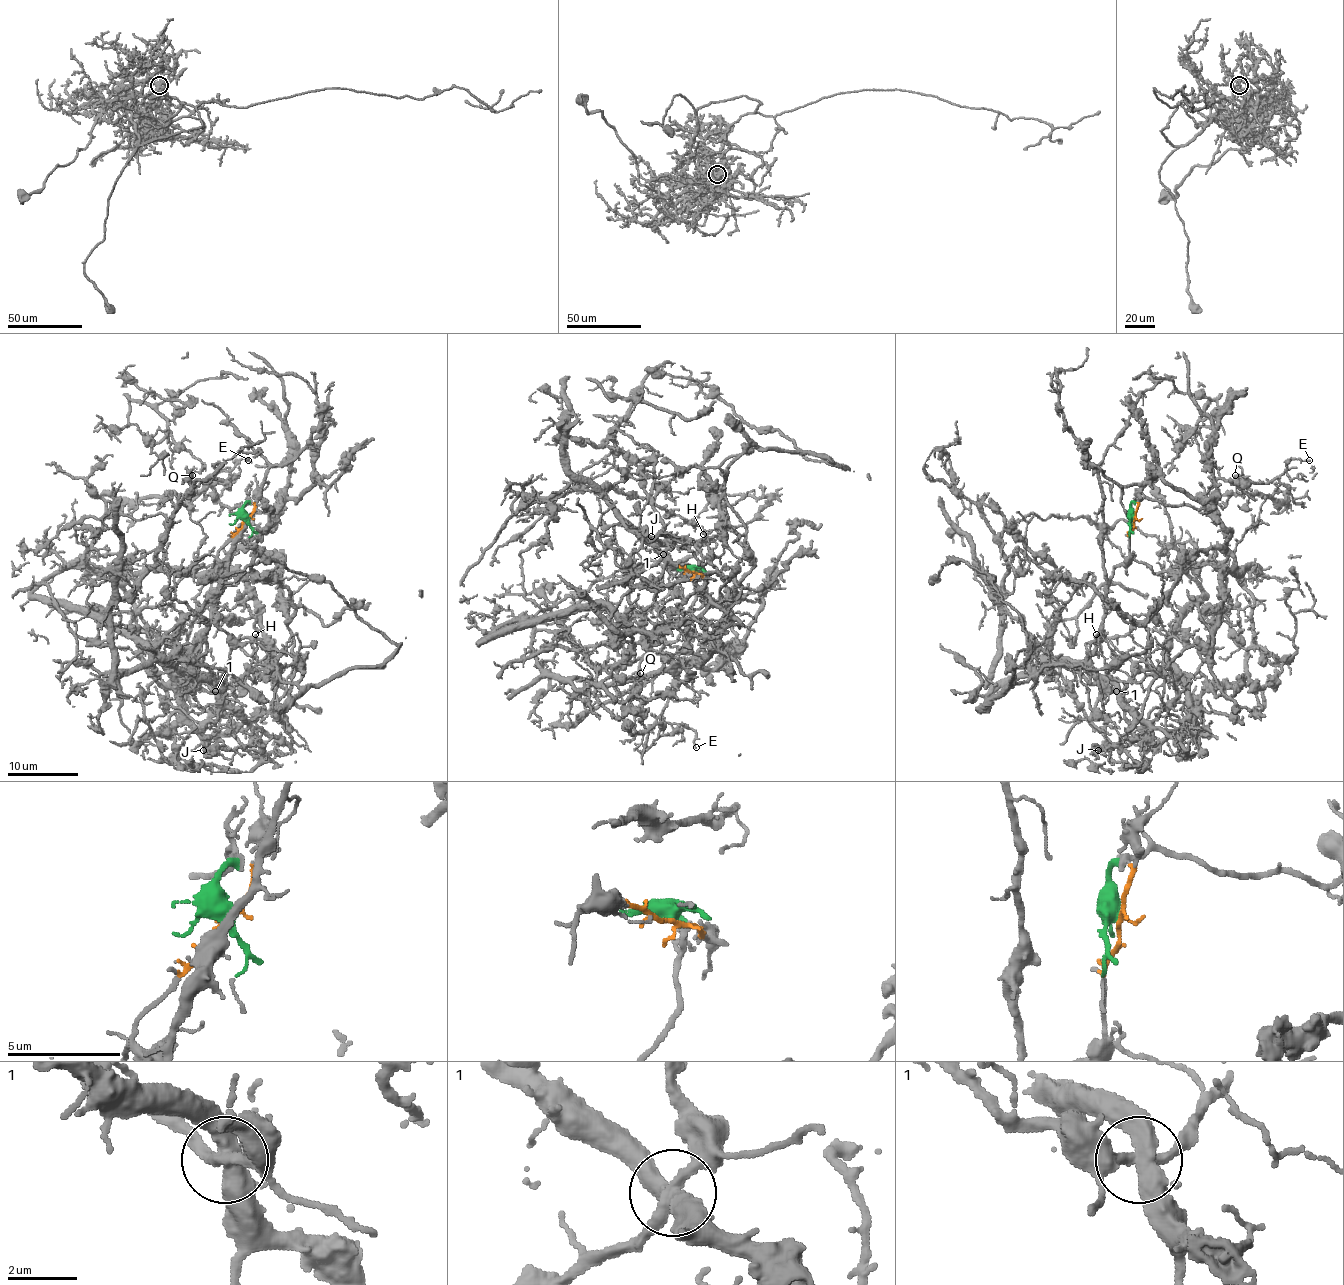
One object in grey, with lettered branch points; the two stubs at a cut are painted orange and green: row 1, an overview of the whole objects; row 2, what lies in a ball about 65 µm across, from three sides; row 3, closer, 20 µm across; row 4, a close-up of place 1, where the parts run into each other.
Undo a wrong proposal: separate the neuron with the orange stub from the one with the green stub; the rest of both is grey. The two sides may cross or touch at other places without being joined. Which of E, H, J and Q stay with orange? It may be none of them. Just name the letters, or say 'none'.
H, J

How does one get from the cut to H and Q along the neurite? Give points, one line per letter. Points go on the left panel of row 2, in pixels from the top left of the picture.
H: (245, 520), (217, 552), (206, 634), (178, 666), (247, 721), (222, 696), (254, 666), (254, 682), (254, 634)
Q: (245, 520), (247, 497), (233, 508), (219, 501), (215, 478), (196, 490), (189, 480), (192, 474)

